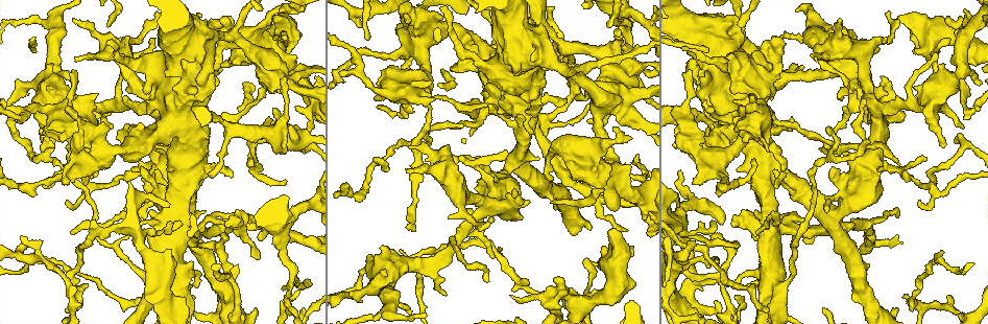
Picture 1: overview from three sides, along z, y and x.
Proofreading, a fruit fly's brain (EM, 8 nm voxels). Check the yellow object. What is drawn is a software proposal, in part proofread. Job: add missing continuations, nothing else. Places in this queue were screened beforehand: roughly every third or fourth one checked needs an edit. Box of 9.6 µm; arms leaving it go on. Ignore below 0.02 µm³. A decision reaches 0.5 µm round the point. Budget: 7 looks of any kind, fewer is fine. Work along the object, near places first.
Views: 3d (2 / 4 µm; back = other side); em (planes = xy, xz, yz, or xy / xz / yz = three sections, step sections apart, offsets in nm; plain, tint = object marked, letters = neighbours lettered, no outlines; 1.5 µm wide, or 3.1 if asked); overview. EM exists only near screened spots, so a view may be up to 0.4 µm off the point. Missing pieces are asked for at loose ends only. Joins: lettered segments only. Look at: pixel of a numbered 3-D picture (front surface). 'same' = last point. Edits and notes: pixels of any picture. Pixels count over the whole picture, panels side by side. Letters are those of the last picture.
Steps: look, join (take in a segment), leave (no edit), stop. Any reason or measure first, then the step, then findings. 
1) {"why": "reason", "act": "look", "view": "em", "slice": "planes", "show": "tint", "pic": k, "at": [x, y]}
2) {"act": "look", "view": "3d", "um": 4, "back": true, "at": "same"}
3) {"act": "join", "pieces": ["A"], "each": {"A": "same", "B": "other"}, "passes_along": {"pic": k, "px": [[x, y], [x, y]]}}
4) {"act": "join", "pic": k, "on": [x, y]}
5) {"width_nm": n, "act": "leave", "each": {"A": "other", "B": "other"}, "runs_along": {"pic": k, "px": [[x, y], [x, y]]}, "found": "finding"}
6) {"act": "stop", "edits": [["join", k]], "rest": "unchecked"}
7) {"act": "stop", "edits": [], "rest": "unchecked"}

{"why": "free end", "act": "look", "view": "em", "slice": "planes", "show": "letters", "pic": 1, "at": [676, 206]}

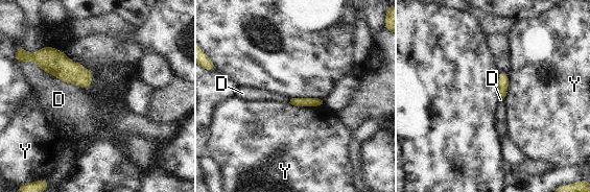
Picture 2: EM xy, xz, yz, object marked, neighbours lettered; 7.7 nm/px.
{"act": "leave", "each": {"D": "other", "Y": "other"}, "found": "none of them fits"}

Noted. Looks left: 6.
{"why": "an open end", "act": "look", "view": "em", "slice": "xz", "step": 8, "show": "tint", "pic": 1, "at": [462, 126]}

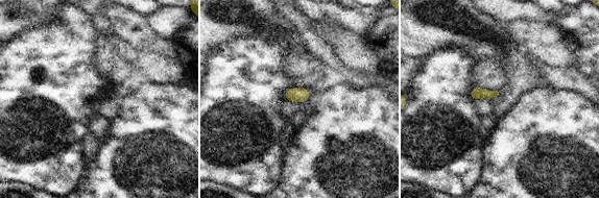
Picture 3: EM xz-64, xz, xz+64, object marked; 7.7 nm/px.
{"why": "cut it another way", "act": "look", "view": "em", "slice": "planes", "show": "tint", "at": "same"}

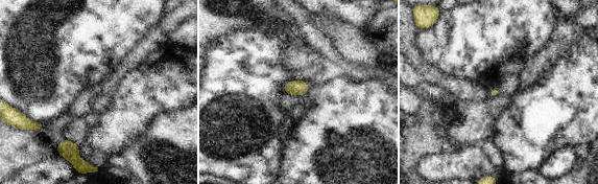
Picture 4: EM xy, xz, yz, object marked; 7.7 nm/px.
{"why": "what lies round it", "act": "look", "view": "em", "slice": "planes", "show": "letters", "at": "same"}

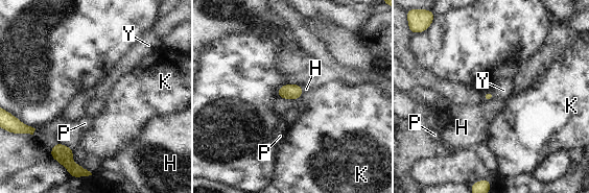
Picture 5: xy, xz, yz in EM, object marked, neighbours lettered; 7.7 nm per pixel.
{"act": "leave", "each": {"H": "other", "K": "other", "P": "other", "Y": "other"}, "border": {"pic": 5, "px": [[301, 97], [289, 99]]}, "found": "none of them fits"}

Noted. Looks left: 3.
{"act": "look", "view": "3d", "um": 2, "pic": 1, "at": [843, 85]}

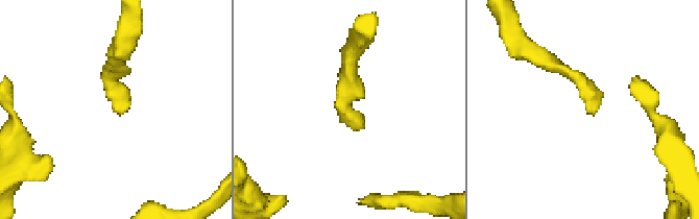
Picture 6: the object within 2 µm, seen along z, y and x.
{"why": "need the tissue", "act": "look", "view": "em", "slice": "xy", "step": 4, "show": "letters", "pic": 6, "at": [588, 113]}

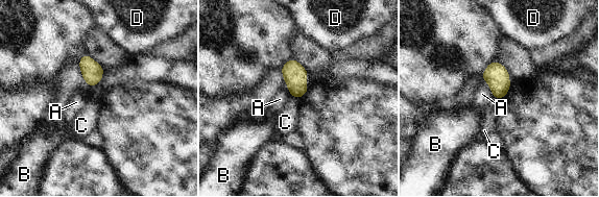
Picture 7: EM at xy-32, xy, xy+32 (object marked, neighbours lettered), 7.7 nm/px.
{"width_nm": 110, "act": "leave", "each": {"A": "other", "B": "other", "C": "other", "D": "other"}, "border": {"pic": 7, "px": [[290, 96], [295, 96], [300, 99]]}, "found": "none of them fits"}

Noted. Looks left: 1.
{"act": "stop", "edits": [], "rest": "unchecked"}

